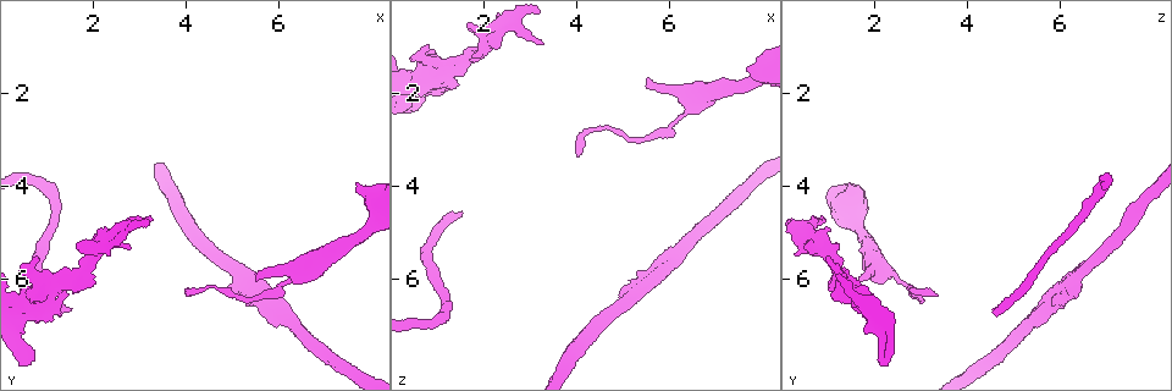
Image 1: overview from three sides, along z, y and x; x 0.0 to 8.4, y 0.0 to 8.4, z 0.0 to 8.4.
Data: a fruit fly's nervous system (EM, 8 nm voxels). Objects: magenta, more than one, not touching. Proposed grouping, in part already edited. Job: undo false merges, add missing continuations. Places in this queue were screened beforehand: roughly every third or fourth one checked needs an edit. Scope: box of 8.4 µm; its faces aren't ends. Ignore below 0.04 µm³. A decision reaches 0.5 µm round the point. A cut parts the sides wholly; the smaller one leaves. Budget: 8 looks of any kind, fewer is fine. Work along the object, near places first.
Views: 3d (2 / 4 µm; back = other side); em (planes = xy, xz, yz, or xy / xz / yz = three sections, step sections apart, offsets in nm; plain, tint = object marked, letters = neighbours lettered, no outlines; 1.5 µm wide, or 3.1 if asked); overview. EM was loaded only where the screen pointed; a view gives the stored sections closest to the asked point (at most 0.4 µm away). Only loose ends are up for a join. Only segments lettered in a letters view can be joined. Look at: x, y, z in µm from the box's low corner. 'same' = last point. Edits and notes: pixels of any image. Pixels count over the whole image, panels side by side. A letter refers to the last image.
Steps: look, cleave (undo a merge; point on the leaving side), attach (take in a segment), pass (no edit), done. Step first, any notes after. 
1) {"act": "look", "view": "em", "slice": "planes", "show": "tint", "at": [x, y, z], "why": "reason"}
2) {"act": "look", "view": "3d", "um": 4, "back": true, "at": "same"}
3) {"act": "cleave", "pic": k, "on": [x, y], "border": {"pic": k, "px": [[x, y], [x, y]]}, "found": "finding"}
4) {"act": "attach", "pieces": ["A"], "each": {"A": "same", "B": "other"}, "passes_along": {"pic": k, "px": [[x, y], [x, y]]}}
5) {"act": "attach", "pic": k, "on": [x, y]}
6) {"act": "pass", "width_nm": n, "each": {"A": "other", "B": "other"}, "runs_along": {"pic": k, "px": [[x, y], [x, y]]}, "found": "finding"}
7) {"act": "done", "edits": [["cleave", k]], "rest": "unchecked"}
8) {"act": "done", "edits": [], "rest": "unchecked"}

{"act": "look", "view": "3d", "um": 2, "at": [0.70, 7.75, 2.15], "why": "an open end"}

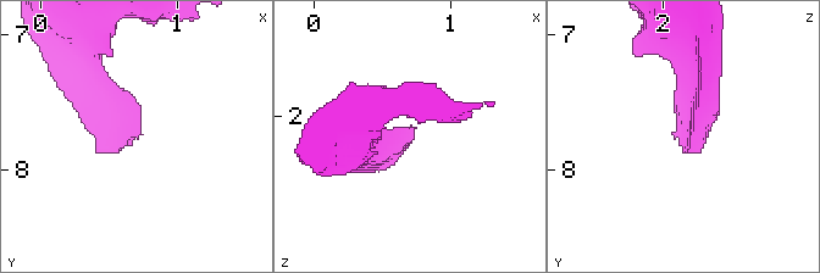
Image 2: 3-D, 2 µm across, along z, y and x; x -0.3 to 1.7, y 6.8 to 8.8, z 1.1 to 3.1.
{"act": "look", "view": "em", "slice": "xz", "step": 4, "show": "letters", "at": [0.70, 7.76, 2.08], "why": "shape alone is not enough"}

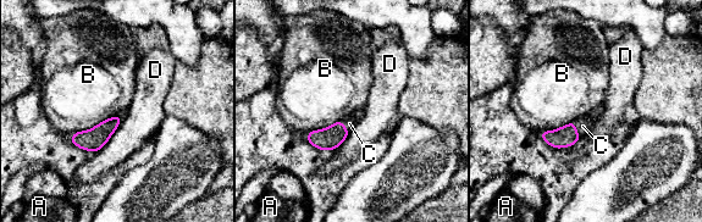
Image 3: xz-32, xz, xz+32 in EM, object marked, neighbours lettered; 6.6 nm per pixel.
{"act": "look", "view": "em", "slice": "yz", "step": 4, "show": "letters", "at": "same", "why": "another direction"}

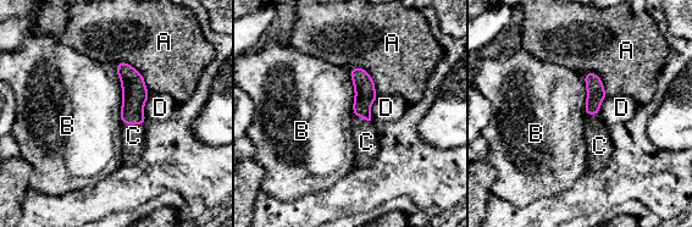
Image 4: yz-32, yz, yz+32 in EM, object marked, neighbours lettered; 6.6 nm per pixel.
{"act": "attach", "pieces": ["C"], "each": {"A": "other", "B": "other", "C": "same", "D": "other"}, "passes_along": {"pic": 4, "px": [[134, 94], [133, 123], [133, 136]]}, "found": "it goes on there"}

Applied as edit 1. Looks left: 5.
{"act": "look", "view": "em", "slice": "xz", "step": 4, "show": "letters", "at": [1.50, 6.70, 4.60], "why": "long arm stops here"}

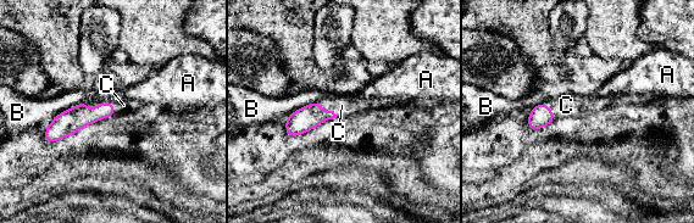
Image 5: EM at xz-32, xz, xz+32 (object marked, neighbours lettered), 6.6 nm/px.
{"act": "look", "view": "em", "slice": "yz", "step": 8, "show": "letters", "at": "same"}

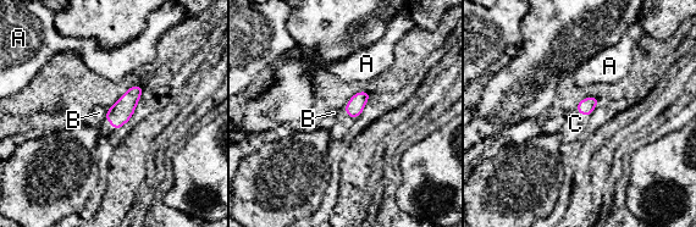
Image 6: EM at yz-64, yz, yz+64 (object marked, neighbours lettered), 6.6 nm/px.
{"act": "attach", "pieces": ["C"], "each": {"A": "other", "B": "other", "C": "same"}, "passes_along": {"pic": 6, "px": [[354, 106], [347, 115], [342, 125]]}, "found": "the cell continues"}

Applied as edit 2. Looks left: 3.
{"act": "look", "view": "em", "slice": "xy", "step": 4, "show": "tint", "at": [5.45, 6.05, 1.65]}

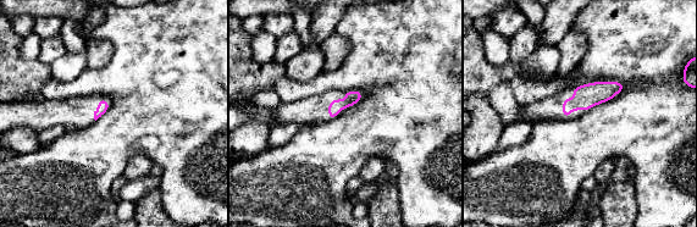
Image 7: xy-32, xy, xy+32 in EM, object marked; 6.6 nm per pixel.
{"act": "look", "view": "em", "slice": "yz", "step": 4, "show": "tint", "at": "same", "why": "cut it another way"}

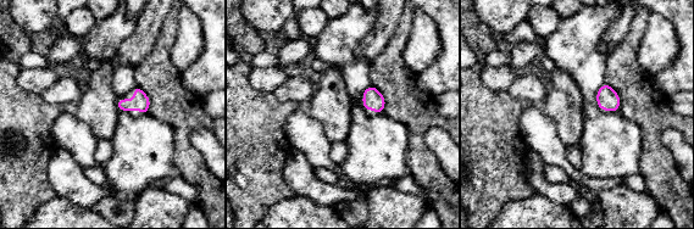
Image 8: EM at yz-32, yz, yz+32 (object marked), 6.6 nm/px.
{"act": "look", "view": "em", "slice": "yz", "step": 4, "show": "letters", "at": "same"}

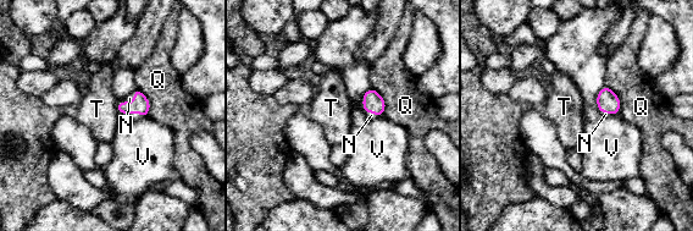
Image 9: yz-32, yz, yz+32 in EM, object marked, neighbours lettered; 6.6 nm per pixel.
{"act": "attach", "pieces": ["N"], "each": {"N": "same", "Q": "other", "T": "other", "V": "other"}, "passes_along": {"pic": 9, "px": [[373, 103], [365, 111], [371, 115]]}, "found": "it goes on there"}

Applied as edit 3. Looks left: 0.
{"act": "done", "edits": [["attach", 4], ["attach", 6], ["attach", 9]], "rest": "unchecked"}

